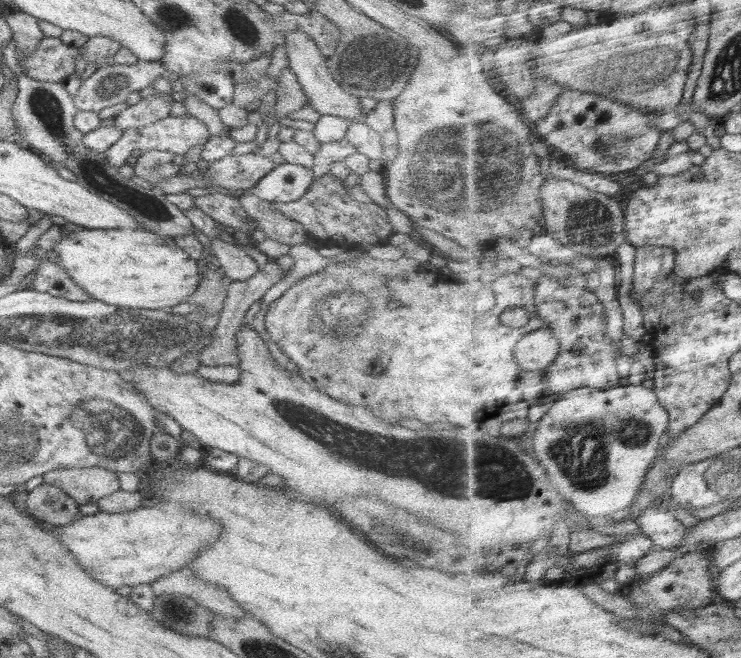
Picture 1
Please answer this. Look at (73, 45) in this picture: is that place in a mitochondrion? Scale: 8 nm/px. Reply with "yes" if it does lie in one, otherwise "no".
no

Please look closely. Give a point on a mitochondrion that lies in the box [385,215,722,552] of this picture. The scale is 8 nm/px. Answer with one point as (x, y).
(582, 455)

